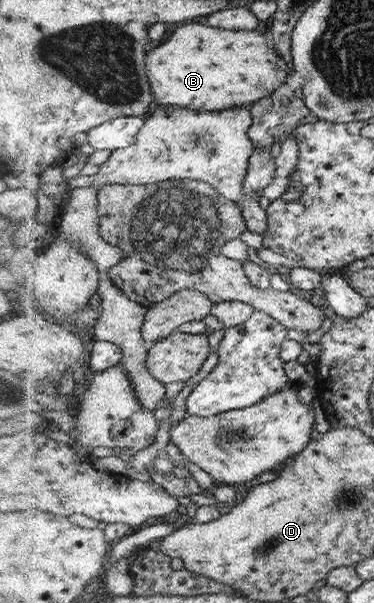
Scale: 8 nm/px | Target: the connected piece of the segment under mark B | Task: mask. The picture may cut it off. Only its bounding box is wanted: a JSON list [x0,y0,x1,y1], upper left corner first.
[147,22,286,111]

